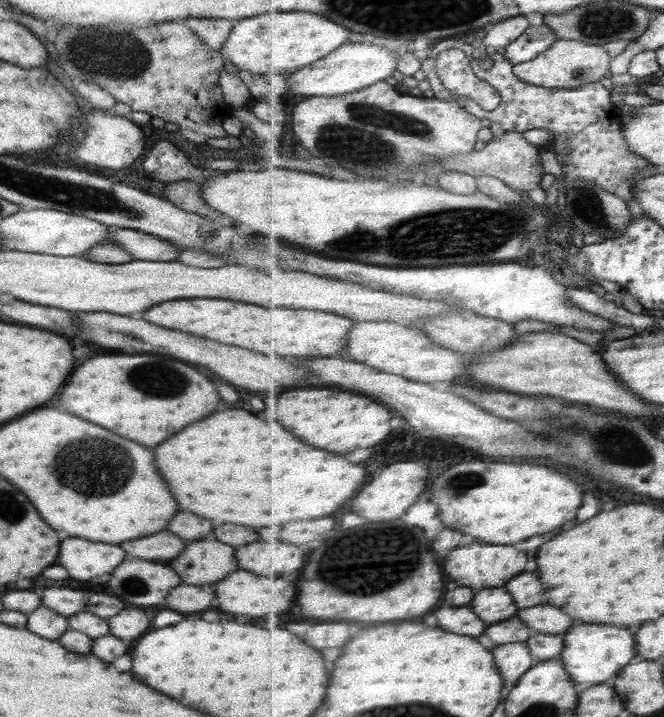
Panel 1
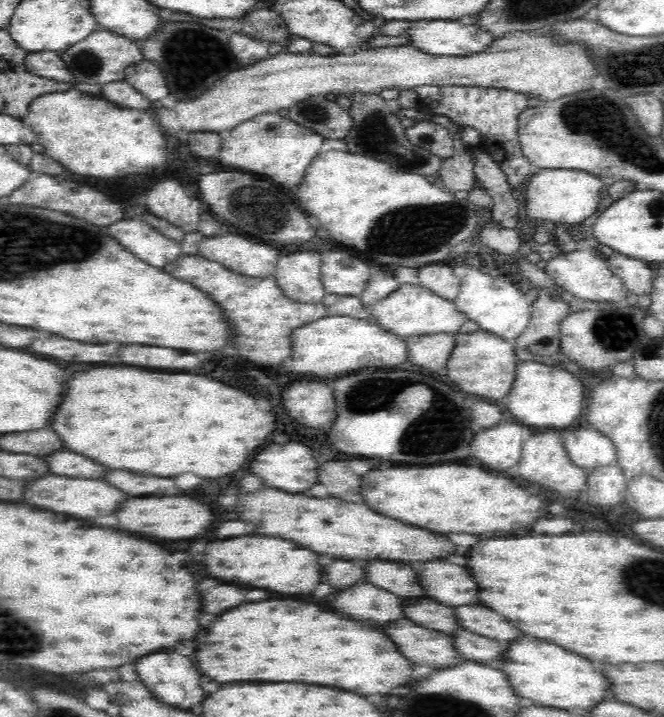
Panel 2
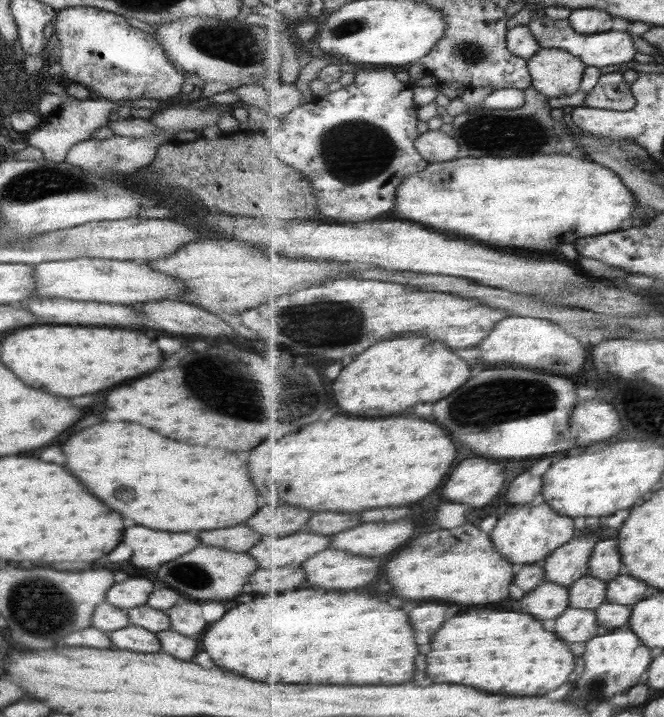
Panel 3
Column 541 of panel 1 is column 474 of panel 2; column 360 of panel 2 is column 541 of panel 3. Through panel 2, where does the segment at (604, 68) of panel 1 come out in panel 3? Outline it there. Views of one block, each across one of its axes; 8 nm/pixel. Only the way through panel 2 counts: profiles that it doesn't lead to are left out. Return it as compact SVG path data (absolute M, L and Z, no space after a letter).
M541 50L528 61L534 86L544 96L561 98L579 92L586 76L587 64L570 52Z

